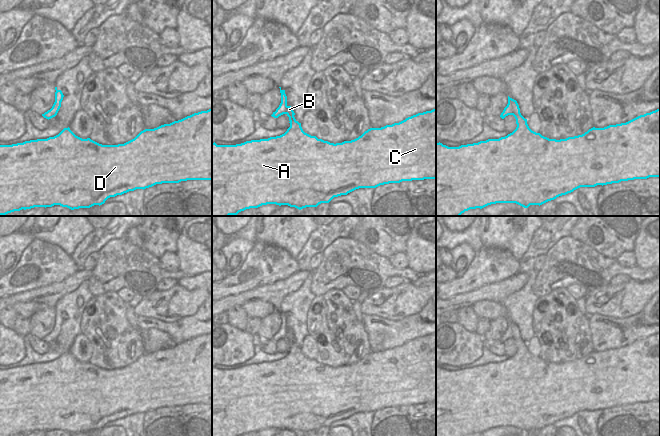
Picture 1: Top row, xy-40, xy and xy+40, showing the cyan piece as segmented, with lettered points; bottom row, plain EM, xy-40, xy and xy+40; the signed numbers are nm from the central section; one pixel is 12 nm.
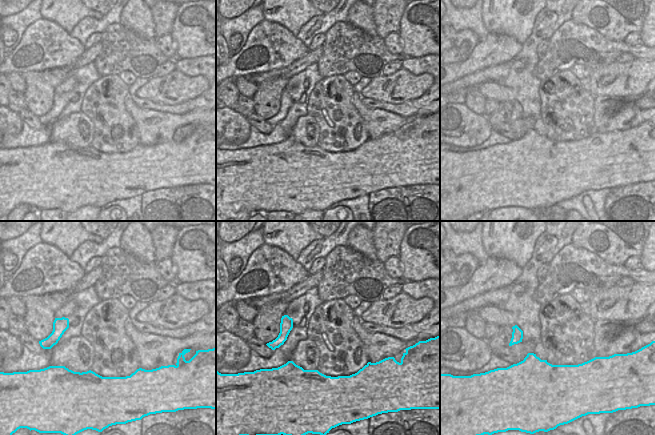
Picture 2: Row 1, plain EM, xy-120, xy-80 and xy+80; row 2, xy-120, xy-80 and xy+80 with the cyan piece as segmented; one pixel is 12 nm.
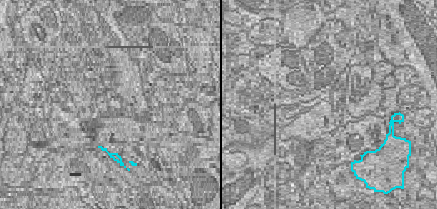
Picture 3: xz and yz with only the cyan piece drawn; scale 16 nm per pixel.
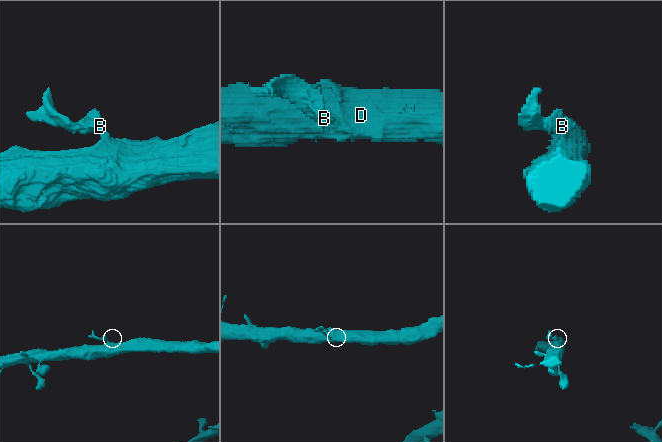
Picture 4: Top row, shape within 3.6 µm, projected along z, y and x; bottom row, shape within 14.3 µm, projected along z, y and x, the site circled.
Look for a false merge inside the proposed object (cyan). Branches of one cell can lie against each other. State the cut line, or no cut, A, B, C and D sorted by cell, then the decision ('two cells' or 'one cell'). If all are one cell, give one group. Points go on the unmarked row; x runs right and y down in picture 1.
xy+40 (520, 338), (515, 341) | A C D / B | two cells

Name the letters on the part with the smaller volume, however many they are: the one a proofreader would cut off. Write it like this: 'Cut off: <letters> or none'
Cut off: B

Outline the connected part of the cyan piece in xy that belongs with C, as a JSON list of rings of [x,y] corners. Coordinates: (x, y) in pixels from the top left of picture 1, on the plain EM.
[[[436,333],[418,337],[399,347],[386,349],[381,352],[370,352],[354,364],[336,368],[305,357],[301,347],[295,341],[289,347],[290,351],[280,360],[246,365],[236,369],[217,369],[215,366],[212,367],[212,436],[241,436],[267,428],[288,429],[301,434],[306,431],[317,431],[321,427],[329,427],[334,421],[347,419],[359,412],[376,412],[380,409],[400,407],[402,405],[436,403]]]

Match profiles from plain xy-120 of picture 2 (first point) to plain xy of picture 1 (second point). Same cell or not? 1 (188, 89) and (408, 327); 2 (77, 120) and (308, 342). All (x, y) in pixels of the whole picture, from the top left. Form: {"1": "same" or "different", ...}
{"1": "different", "2": "same"}

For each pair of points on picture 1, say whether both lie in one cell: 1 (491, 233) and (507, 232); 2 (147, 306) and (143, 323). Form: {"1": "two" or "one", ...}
{"1": "one", "2": "two"}

